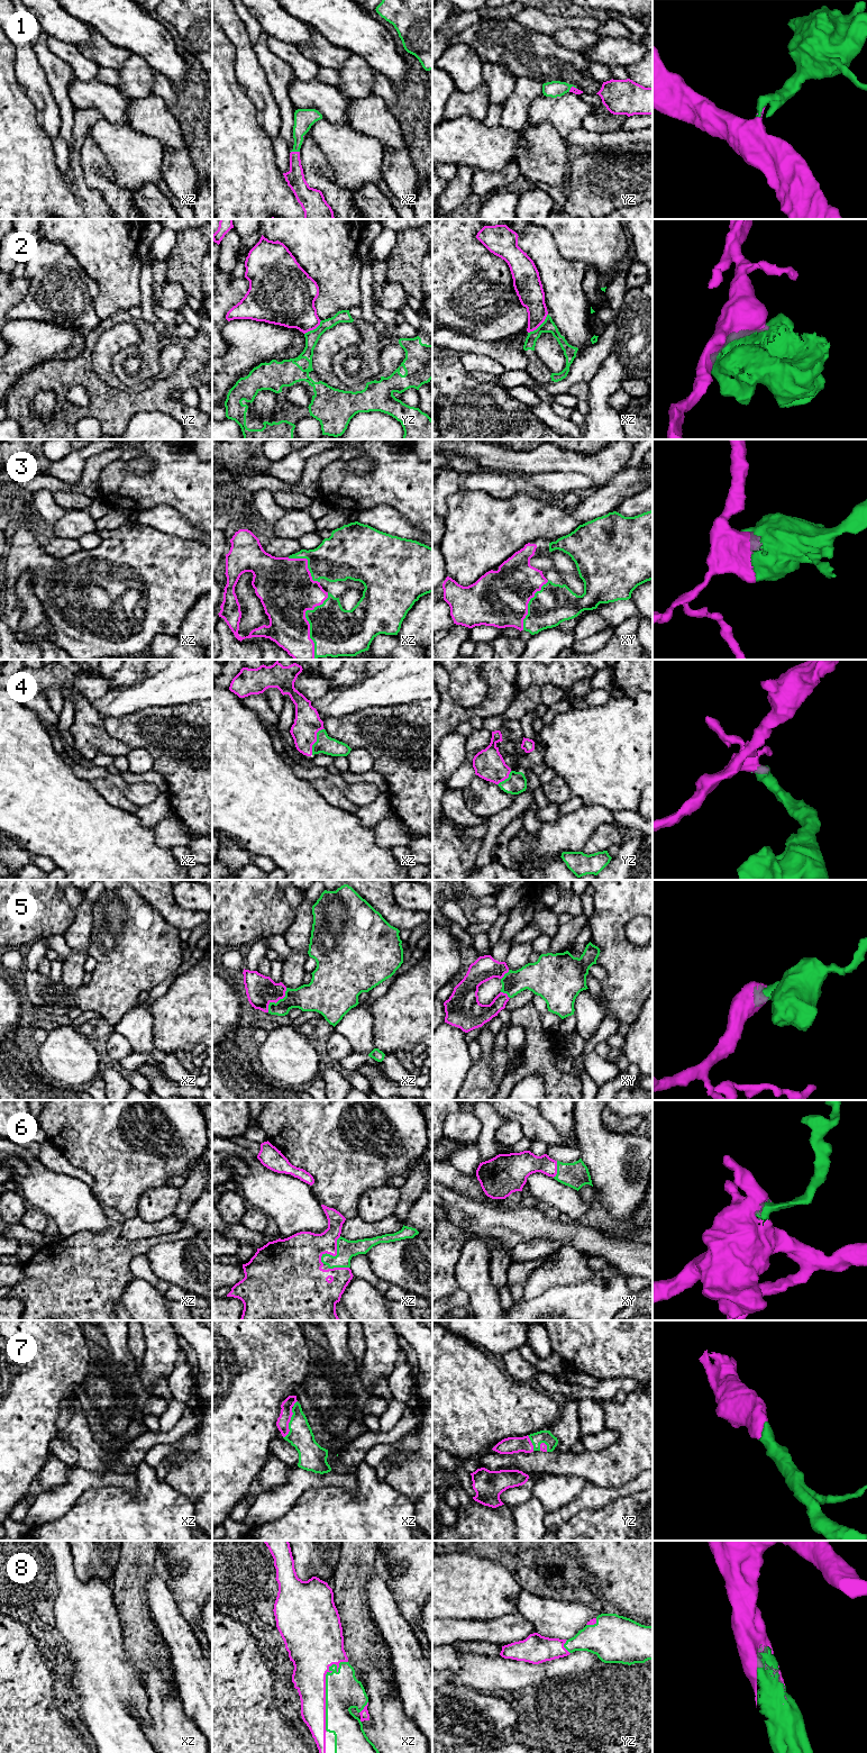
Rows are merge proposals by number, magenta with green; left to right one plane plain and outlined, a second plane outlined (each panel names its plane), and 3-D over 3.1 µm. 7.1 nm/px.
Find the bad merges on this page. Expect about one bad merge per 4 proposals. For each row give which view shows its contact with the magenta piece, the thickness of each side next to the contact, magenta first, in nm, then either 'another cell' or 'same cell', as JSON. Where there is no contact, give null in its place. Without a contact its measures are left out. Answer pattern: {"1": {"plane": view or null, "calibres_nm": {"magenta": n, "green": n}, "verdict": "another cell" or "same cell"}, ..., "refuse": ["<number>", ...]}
{"1": {"plane": "xz", "calibres_nm": {"magenta": 130, "green": 140}, "verdict": "same cell"}, "2": {"plane": "xz", "calibres_nm": {"magenta": 190, "green": 100}, "verdict": "another cell"}, "3": {"plane": "xz", "calibres_nm": {"magenta": 360, "green": 340}, "verdict": "same cell"}, "4": {"plane": "xz", "calibres_nm": {"magenta": 190, "green": 130}, "verdict": "same cell"}, "5": {"plane": "xz", "calibres_nm": {"magenta": 220, "green": 190}, "verdict": "same cell"}, "6": {"plane": "xz", "calibres_nm": {"magenta": 320, "green": 140}, "verdict": "same cell"}, "7": {"plane": "xz", "calibres_nm": {"magenta": 90, "green": 170}, "verdict": "same cell"}, "8": {"plane": "xz", "calibres_nm": {"magenta": 280, "green": 260}, "verdict": "same cell"}, "refuse": ["2"]}

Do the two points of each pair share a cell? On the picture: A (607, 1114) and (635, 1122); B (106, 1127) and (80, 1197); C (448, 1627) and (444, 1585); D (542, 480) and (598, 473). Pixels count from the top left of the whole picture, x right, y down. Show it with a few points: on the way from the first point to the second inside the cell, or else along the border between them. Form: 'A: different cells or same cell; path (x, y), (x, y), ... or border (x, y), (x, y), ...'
A: same cell; path (613, 1120), (615, 1123), (628, 1123)
B: different cells; border (89, 1186), (100, 1205)
C: different cells; border (444, 1618), (474, 1619)
D: different cells; border (558, 470), (576, 471), (586, 474), (592, 484)

